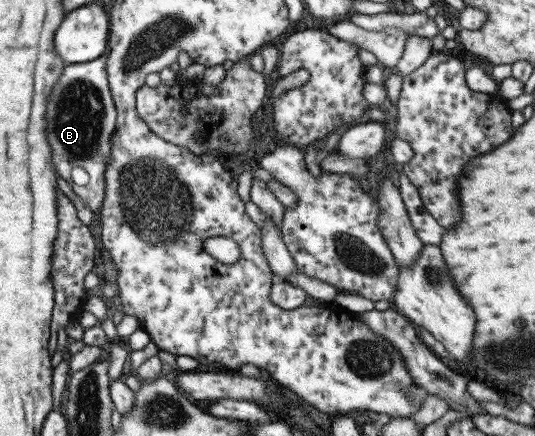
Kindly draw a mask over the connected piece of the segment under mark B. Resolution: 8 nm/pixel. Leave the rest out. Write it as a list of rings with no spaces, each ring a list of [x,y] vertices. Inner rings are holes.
[[[105,53],[93,61],[67,64],[53,86],[45,112],[45,133],[57,173],[93,213],[99,213],[104,200],[104,171],[111,153],[111,139],[117,119],[107,81],[107,58]]]

